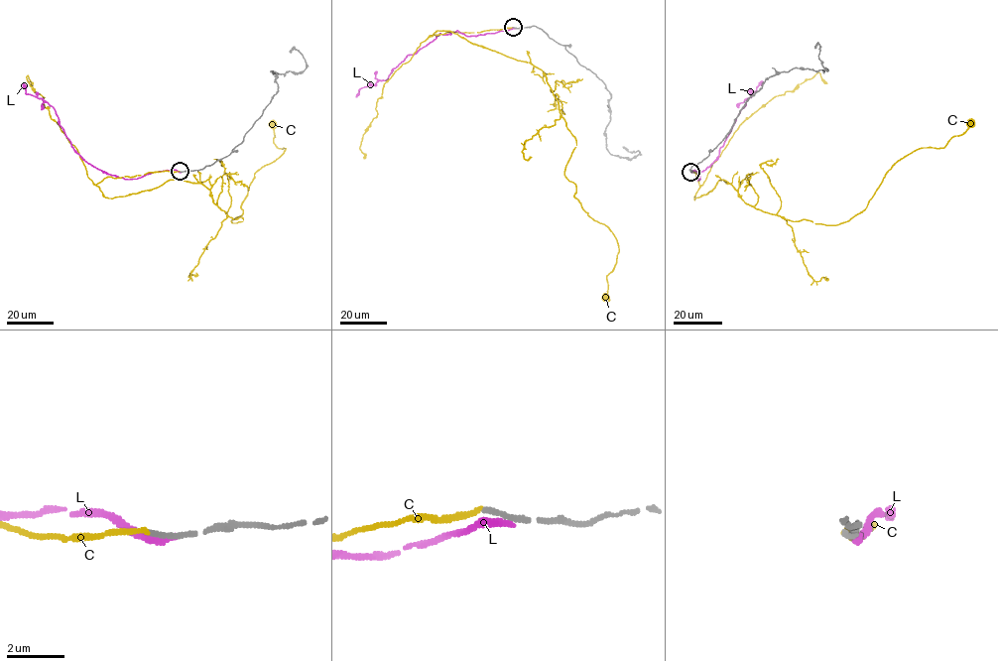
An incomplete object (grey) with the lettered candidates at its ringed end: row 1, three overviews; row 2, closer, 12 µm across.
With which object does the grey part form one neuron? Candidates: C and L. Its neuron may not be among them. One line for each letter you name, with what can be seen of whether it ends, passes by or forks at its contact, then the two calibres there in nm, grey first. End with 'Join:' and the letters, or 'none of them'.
C: it ends; calibres 180 and 170 nm
Join: C

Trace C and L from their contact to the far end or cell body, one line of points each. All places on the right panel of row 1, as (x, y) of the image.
C: (690, 172), (694, 199), (723, 180), (767, 213), (842, 223), (899, 160), (943, 148), (972, 123)
L: (691, 172), (697, 172), (700, 180), (694, 179), (718, 156), (746, 99), (762, 80)

